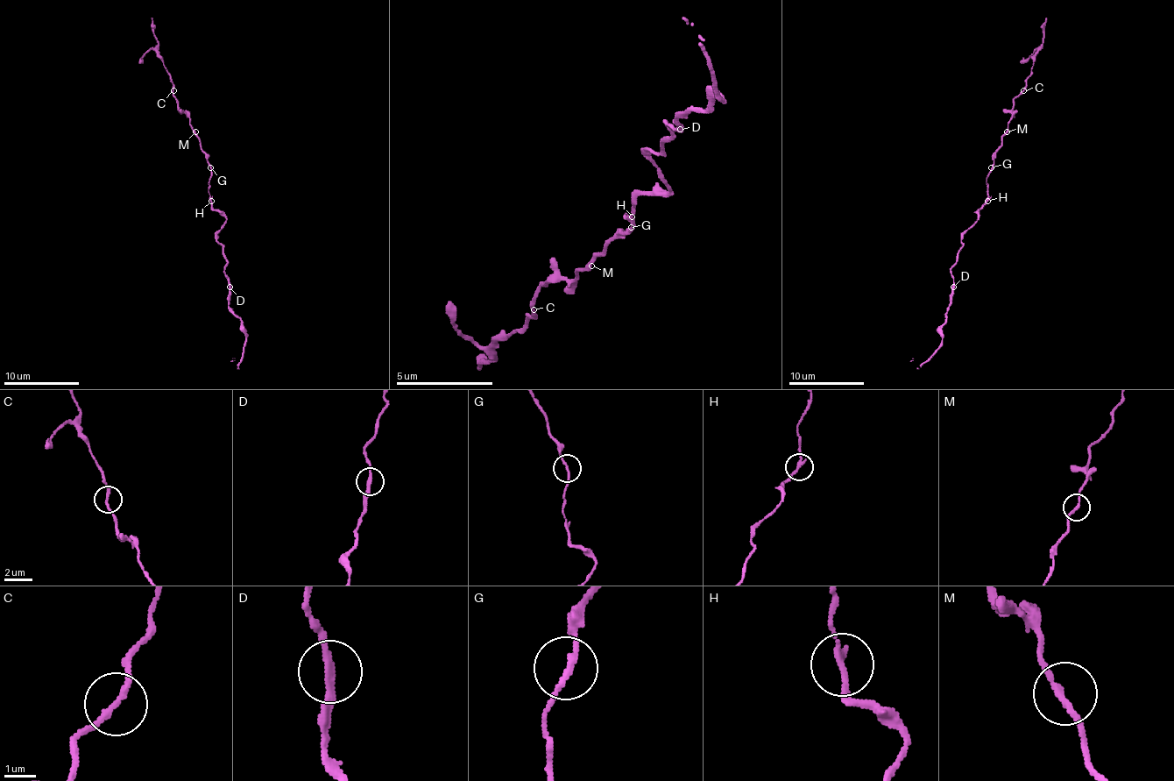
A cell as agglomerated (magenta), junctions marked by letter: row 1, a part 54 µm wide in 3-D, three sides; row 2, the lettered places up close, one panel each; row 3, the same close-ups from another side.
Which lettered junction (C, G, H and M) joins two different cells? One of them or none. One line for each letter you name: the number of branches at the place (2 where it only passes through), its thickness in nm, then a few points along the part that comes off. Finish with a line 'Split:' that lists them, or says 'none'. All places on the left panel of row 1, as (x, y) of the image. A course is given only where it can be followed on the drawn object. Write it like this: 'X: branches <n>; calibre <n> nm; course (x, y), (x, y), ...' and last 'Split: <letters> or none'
Split: none

